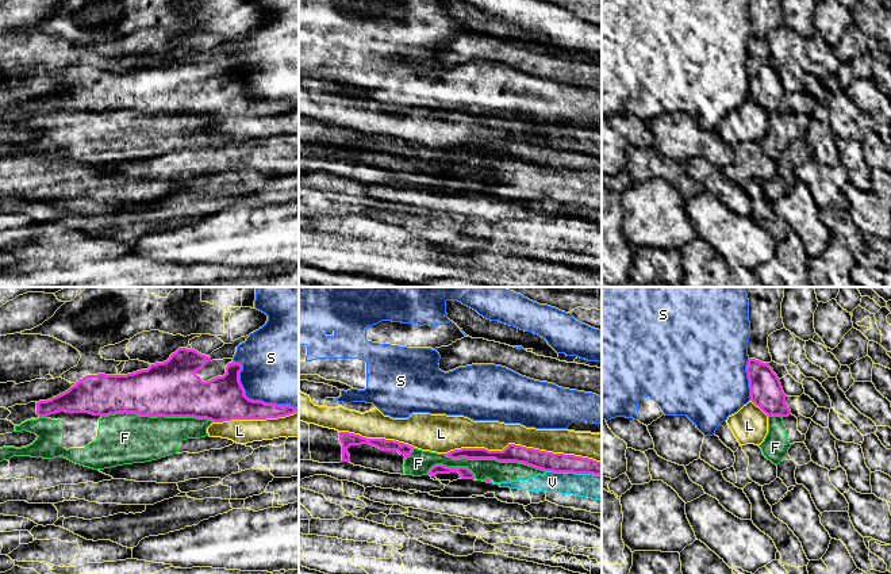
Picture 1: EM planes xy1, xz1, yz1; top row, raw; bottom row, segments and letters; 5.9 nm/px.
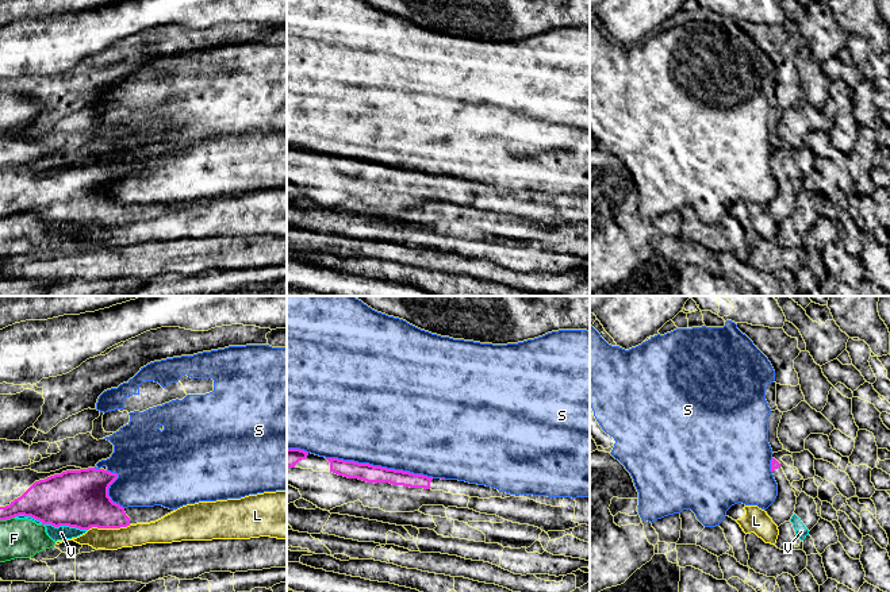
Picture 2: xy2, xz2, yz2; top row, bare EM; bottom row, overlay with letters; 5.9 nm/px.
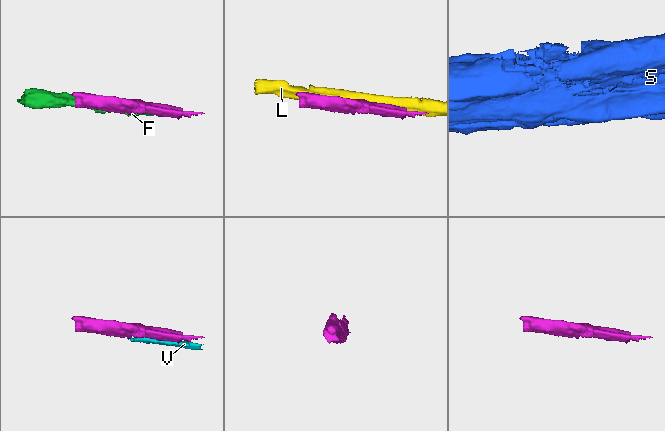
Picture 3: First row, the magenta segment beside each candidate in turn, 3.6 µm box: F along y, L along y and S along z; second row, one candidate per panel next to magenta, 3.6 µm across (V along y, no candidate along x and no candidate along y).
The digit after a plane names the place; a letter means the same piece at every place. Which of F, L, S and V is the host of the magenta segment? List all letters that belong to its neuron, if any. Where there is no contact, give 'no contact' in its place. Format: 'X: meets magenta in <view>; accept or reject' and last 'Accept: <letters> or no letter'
F: meets magenta in xy1; reject
L: meets magenta in xz1; reject
S: meets magenta in xz2; reject
V: meets magenta in xz1; reject
Accept: no letter

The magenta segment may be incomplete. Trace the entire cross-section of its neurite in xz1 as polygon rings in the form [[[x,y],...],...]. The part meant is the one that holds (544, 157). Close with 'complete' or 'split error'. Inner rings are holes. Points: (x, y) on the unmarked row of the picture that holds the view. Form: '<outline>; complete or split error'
[[[508,141],[503,148],[485,145],[461,145],[443,150],[452,156],[495,156],[498,158],[523,160],[544,168],[594,171],[602,173],[602,160],[594,156],[553,150],[522,142]]]; complete

